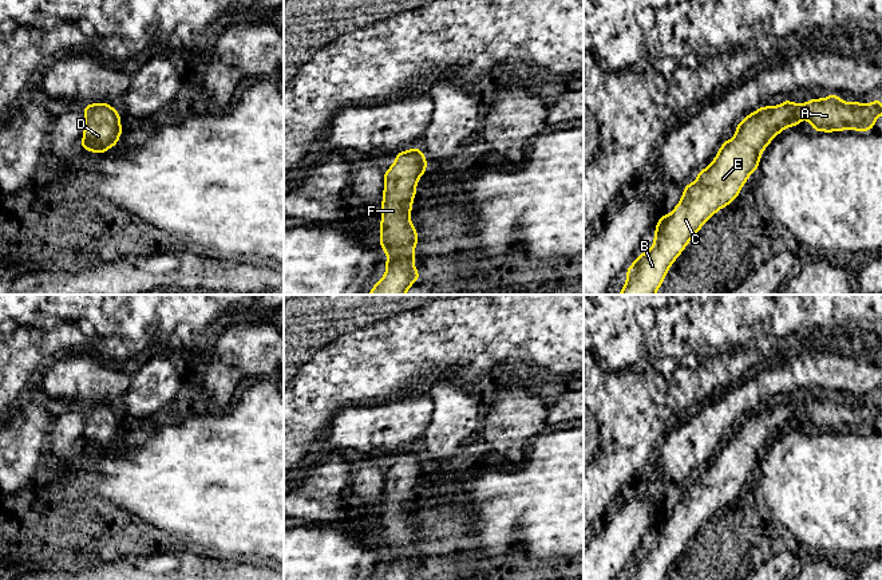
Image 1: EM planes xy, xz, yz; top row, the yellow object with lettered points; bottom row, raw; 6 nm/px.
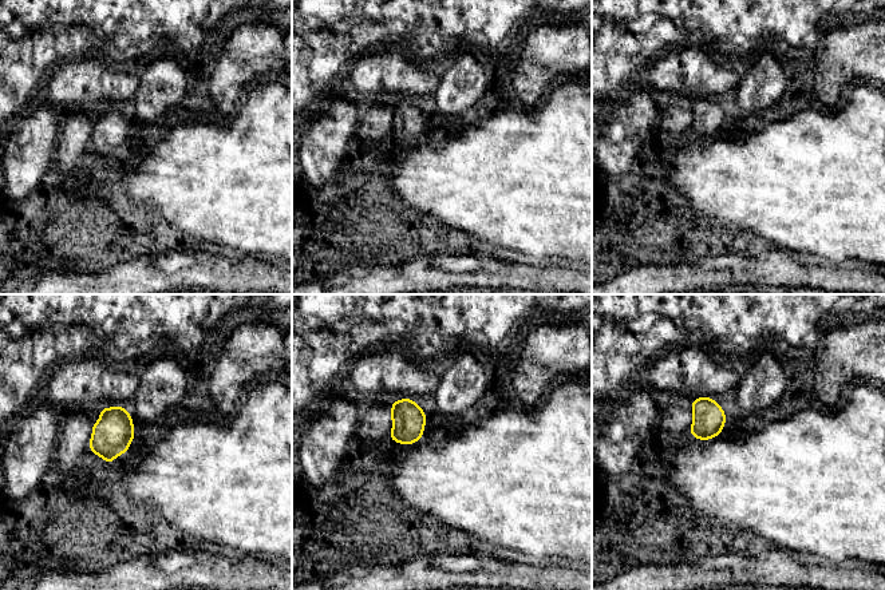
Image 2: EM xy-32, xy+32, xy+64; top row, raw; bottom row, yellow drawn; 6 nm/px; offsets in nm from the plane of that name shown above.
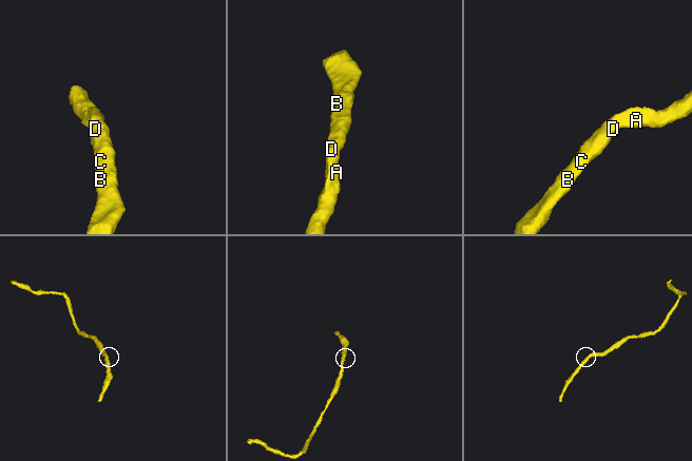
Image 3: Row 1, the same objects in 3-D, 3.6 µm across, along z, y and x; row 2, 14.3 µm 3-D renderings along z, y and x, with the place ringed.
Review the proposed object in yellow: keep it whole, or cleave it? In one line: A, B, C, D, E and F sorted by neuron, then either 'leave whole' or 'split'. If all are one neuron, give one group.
A B C D E F; leave whole

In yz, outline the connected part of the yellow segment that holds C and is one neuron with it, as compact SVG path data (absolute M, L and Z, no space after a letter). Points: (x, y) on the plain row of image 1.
M828 394L826 399L812 398L803 405L796 405L786 399L779 406L762 406L758 411L747 415L737 425L736 435L721 445L711 465L697 473L695 482L684 488L683 498L673 512L660 517L656 525L652 549L638 555L626 571L626 580L664 580L672 563L680 556L705 521L717 510L735 501L749 474L758 470L762 451L782 430L788 426L798 426L800 421L806 418L815 431L866 431L873 430L878 415L882 415L882 402L878 398L870 405L862 405L859 402L846 403L838 395L832 394Z

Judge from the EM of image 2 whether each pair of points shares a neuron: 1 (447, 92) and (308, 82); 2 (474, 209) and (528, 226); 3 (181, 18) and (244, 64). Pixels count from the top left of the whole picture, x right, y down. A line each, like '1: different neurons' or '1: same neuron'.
1: different neurons
2: same neuron
3: different neurons

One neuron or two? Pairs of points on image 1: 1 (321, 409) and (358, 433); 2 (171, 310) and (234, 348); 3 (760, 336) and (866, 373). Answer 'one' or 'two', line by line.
1: two
2: two
3: two

